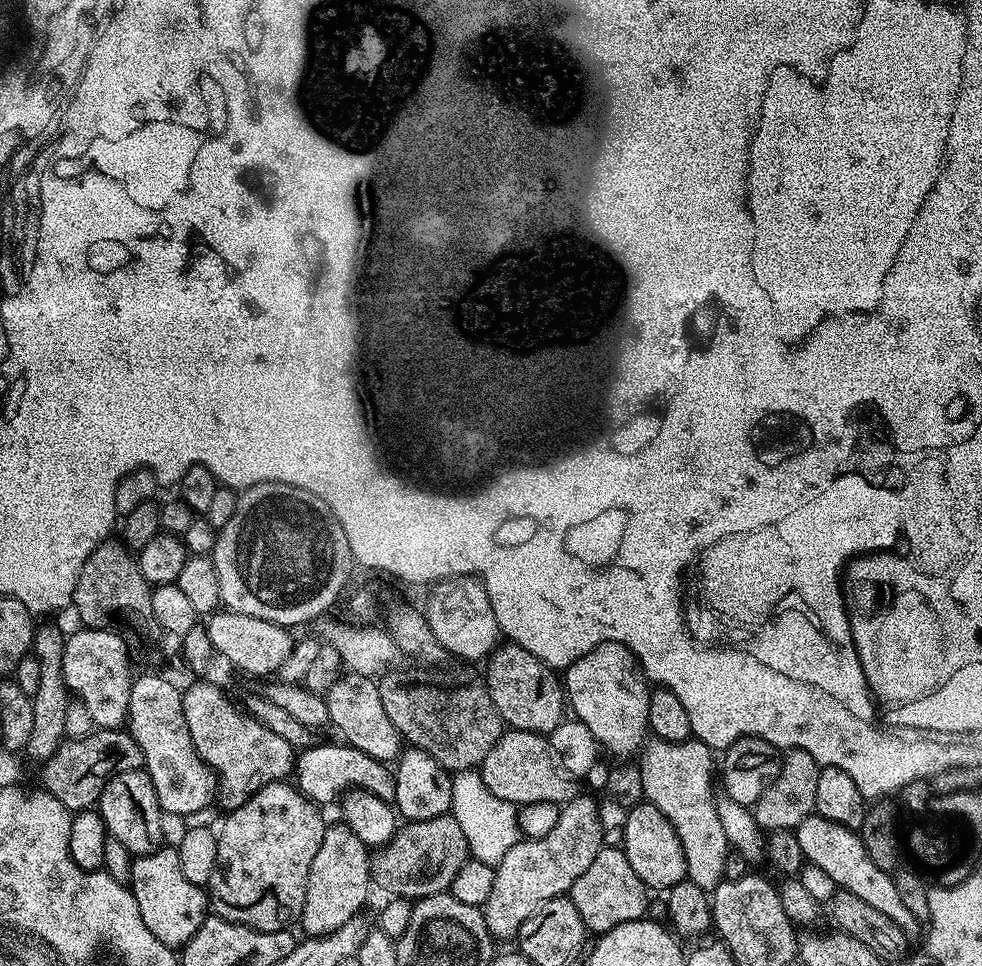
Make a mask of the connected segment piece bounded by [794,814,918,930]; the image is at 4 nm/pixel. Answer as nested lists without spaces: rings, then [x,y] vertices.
[[[813,814],[805,818],[794,831],[798,846],[802,846],[805,861],[826,870],[826,874],[834,878],[837,889],[858,894],[862,902],[874,906],[874,910],[882,910],[882,914],[886,914],[886,918],[890,918],[900,928],[912,930],[912,927],[917,927],[915,916],[906,910],[905,903],[898,896],[893,877],[874,864],[866,846],[853,829],[838,826],[838,822],[830,822]]]

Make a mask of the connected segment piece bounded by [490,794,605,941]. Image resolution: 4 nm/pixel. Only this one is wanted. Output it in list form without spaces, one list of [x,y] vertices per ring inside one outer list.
[[[577,794],[560,808],[558,822],[554,822],[554,830],[550,830],[550,834],[537,840],[520,838],[510,850],[506,851],[506,856],[502,858],[500,864],[496,865],[494,890],[490,901],[490,909],[492,908],[490,927],[497,941],[508,940],[511,936],[513,939],[519,933],[522,922],[526,922],[526,918],[530,918],[530,914],[534,914],[538,906],[542,906],[542,902],[571,893],[574,882],[578,882],[578,878],[582,878],[582,873],[590,866],[590,862],[598,858],[601,848],[604,847],[605,825],[600,824],[600,812],[596,809],[595,802],[591,800],[592,796],[585,795]]]

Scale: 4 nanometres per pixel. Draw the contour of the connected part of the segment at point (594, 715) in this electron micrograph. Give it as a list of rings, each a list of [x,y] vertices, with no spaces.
[[[602,642],[582,654],[582,658],[563,669],[562,687],[571,715],[586,724],[605,753],[635,757],[645,747],[650,736],[650,681],[625,644]]]

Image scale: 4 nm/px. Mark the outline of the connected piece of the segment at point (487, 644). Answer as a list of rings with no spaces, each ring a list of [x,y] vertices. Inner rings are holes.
[[[449,576],[431,585],[426,615],[438,642],[451,657],[485,659],[497,645],[501,631],[494,618],[494,606],[483,583],[475,576]]]

